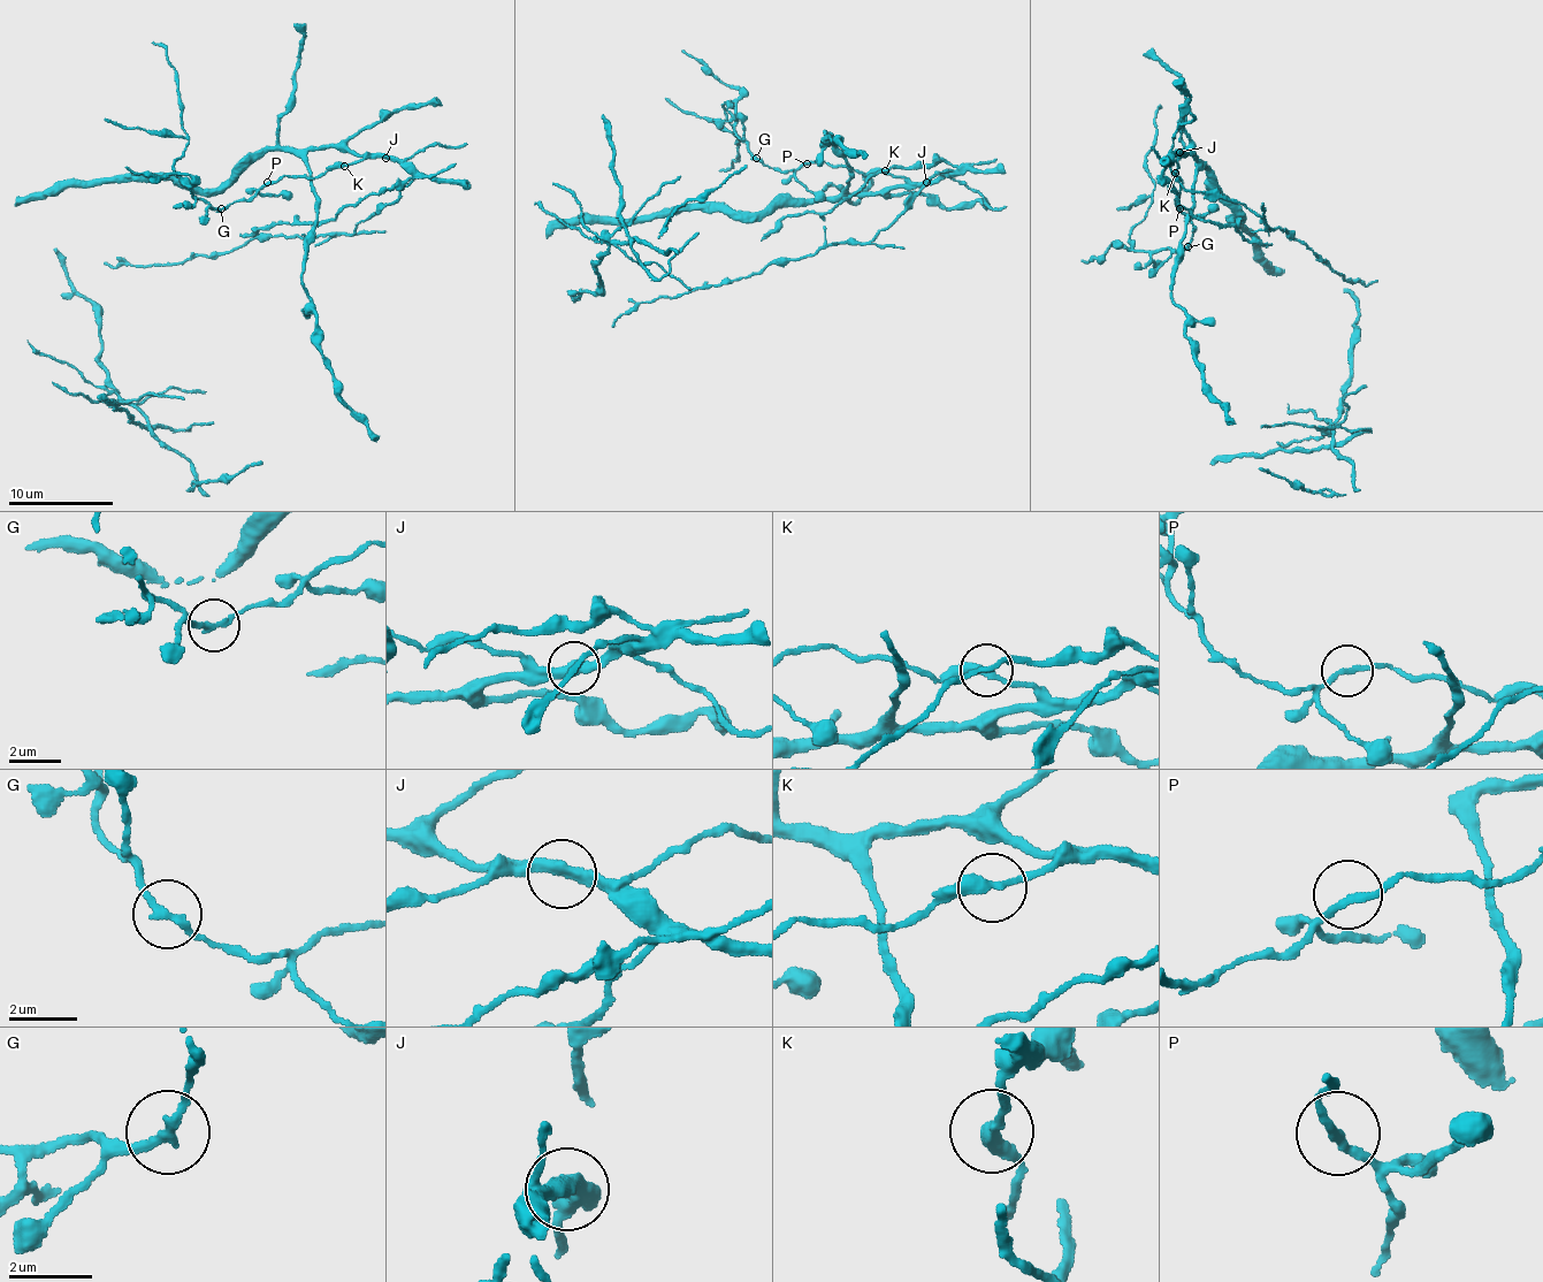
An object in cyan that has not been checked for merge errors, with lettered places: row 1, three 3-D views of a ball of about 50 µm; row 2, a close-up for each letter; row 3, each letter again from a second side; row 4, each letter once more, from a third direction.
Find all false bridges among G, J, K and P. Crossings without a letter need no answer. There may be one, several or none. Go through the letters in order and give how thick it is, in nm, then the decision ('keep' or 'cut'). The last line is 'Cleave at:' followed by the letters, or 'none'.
G: calibre 200 nm; cut
J: calibre 400 nm; cut
K: calibre 320 nm; keep
P: calibre 200 nm; keep
Cleave at: G, J

